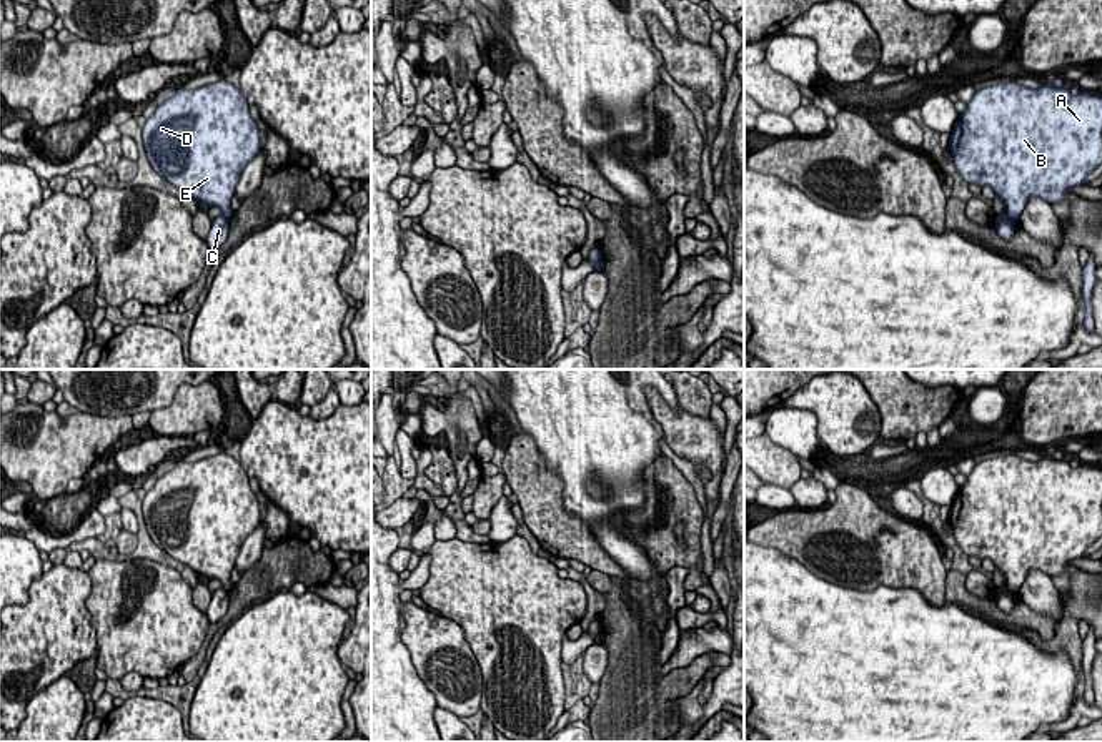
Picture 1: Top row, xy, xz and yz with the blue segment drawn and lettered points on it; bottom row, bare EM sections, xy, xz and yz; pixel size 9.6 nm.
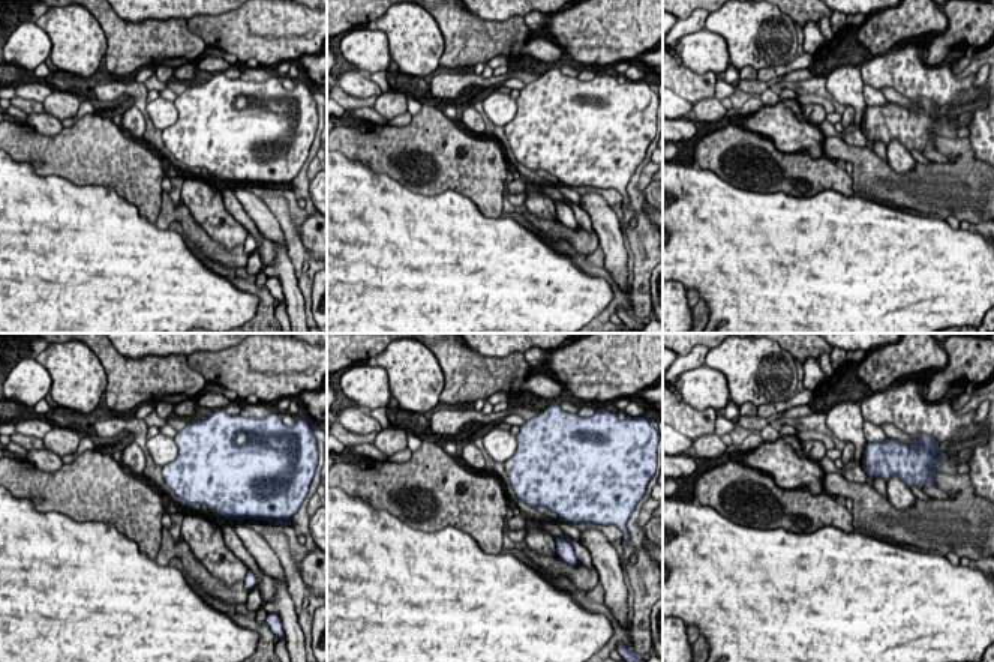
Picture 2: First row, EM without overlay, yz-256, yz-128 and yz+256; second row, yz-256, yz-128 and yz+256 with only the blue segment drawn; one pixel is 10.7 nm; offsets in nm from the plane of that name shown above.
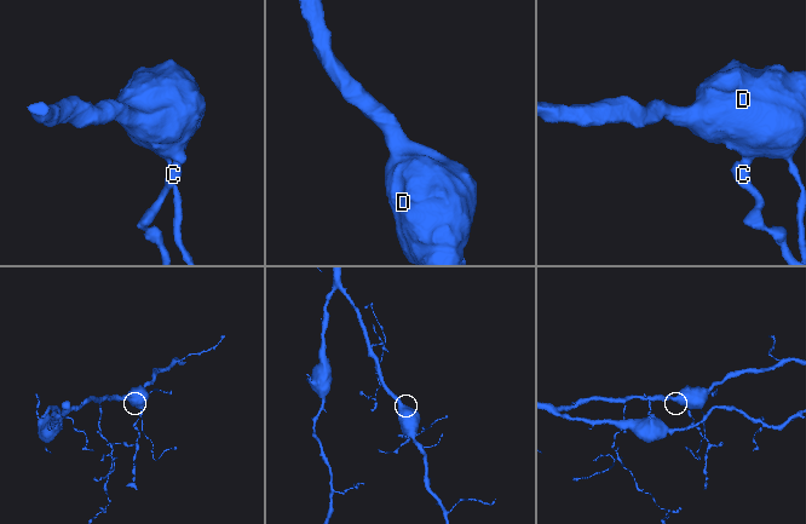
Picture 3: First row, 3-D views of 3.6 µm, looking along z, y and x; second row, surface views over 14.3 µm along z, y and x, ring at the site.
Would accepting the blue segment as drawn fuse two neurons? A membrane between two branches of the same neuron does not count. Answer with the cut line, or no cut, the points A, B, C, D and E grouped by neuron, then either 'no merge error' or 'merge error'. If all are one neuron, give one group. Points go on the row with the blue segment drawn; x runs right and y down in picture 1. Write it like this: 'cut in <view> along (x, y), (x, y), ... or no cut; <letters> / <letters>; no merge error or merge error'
cut in yz along (1006, 213), (1014, 222); A B D E / C; merge error

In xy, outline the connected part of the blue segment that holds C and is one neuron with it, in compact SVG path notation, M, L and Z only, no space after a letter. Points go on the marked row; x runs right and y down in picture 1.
M220 215L211 221L210 233L206 236L206 243L210 251L216 251L228 238L228 220Z

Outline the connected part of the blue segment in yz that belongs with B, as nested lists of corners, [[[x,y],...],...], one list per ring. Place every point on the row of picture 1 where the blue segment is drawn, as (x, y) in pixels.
[[[1012,80],[980,88],[957,118],[949,150],[957,173],[967,183],[990,186],[1005,201],[1007,216],[1019,221],[1030,196],[1060,203],[1102,163],[1102,95],[1072,95],[1067,83],[1052,80],[1040,88]]]

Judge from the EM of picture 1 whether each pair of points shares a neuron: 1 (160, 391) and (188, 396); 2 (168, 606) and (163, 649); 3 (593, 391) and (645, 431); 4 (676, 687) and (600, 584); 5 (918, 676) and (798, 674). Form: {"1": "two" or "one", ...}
{"1": "two", "2": "one", "3": "one", "4": "one", "5": "one"}

